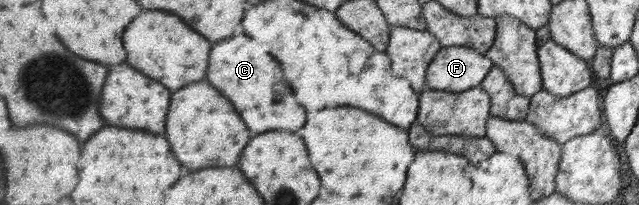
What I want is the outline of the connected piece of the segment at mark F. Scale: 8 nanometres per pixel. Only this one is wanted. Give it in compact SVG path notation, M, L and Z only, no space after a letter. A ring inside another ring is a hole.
M441 47L428 64L425 88L452 93L472 89L478 86L491 67L492 62L485 55L470 48Z

